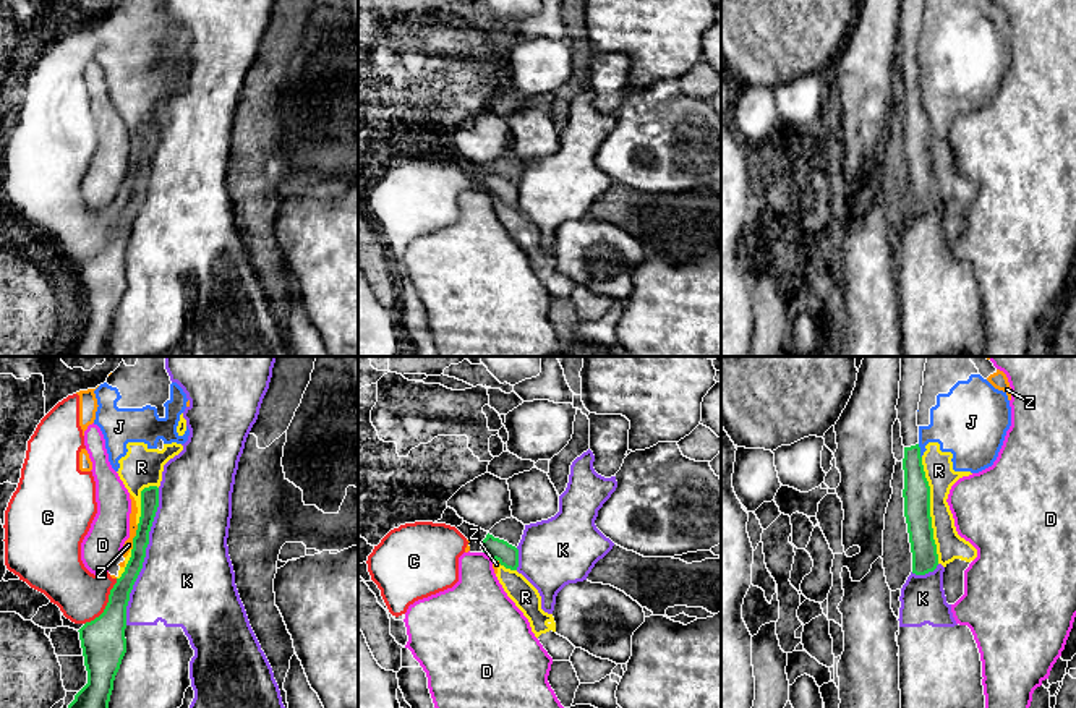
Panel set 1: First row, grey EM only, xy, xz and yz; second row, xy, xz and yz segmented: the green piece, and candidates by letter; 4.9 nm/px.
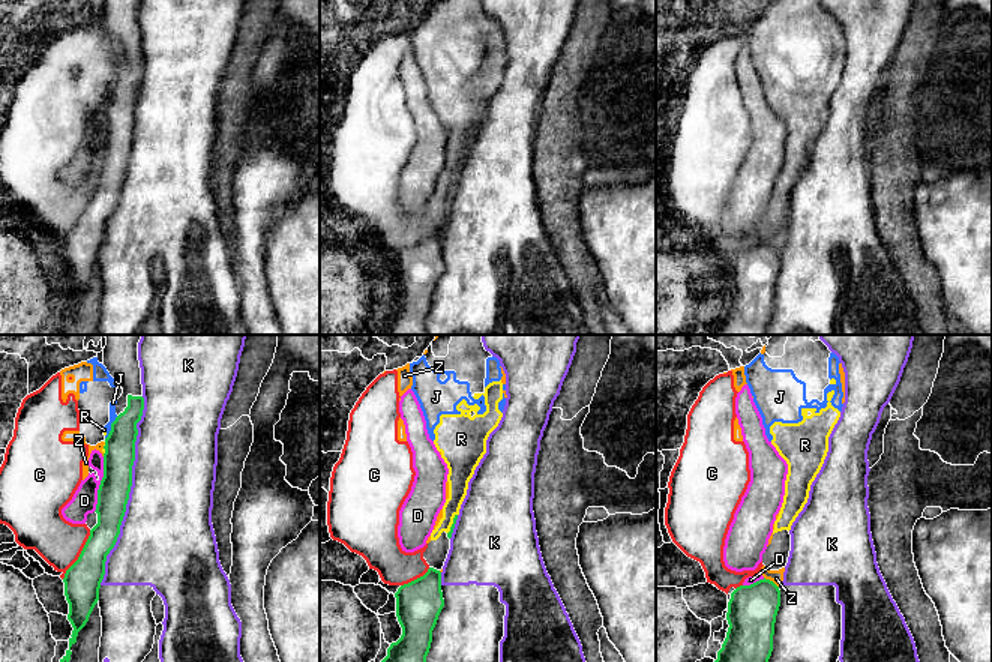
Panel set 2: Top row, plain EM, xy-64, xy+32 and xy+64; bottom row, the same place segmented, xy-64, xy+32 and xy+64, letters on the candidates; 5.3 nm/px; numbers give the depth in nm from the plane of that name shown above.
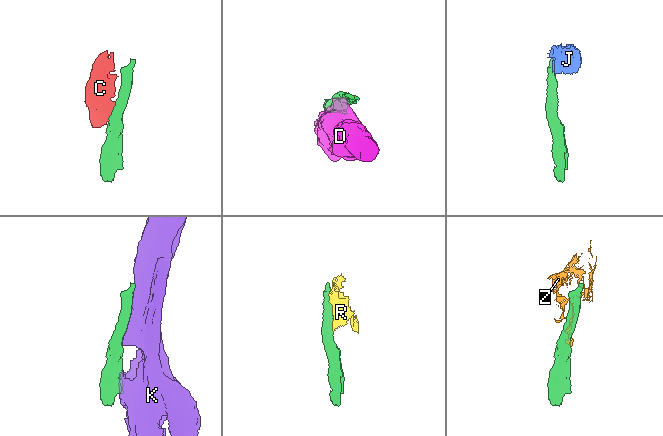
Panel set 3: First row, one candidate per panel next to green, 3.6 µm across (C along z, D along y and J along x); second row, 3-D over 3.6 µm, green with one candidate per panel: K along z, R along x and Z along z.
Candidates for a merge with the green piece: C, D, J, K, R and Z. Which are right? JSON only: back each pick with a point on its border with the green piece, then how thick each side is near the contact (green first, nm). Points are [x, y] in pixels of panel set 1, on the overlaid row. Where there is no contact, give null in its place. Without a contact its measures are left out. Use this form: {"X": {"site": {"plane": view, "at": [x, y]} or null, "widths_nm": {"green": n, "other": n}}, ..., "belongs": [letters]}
{"belongs": []}

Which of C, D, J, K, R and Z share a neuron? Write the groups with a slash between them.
C J R Z / D / K

